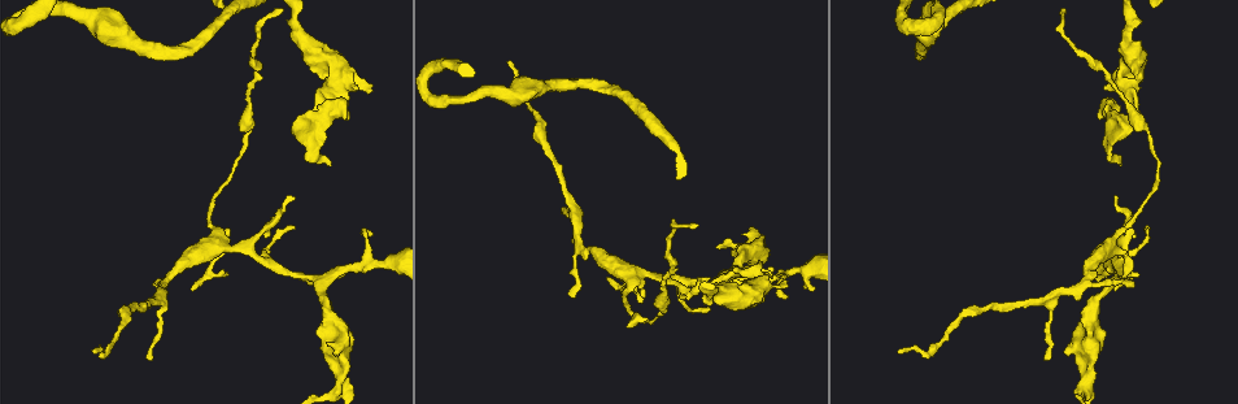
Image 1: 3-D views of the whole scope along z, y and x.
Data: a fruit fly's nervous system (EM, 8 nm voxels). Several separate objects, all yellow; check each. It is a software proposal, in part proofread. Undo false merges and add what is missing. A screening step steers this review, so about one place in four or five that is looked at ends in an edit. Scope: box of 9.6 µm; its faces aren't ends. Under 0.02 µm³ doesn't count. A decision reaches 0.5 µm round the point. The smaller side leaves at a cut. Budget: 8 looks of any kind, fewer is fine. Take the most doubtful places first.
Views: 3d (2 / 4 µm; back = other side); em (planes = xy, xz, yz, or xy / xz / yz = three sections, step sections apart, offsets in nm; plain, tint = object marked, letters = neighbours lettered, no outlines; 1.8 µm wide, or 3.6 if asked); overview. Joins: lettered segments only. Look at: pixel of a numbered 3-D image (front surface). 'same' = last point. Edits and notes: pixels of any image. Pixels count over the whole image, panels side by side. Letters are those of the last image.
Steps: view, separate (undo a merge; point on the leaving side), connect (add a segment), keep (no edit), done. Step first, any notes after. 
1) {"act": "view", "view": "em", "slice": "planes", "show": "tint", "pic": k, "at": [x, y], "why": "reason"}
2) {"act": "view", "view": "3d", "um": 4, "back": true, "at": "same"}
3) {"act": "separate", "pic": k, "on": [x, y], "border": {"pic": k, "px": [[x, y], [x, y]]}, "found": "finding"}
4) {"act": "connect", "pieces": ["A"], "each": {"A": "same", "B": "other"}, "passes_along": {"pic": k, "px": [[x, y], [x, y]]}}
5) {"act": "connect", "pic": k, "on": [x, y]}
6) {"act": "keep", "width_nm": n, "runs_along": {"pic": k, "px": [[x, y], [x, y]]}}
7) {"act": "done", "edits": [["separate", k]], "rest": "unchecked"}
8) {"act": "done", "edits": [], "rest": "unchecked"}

{"act": "view", "view": "3d", "um": 2, "pic": 1, "at": [1122, 163], "why": "free end"}

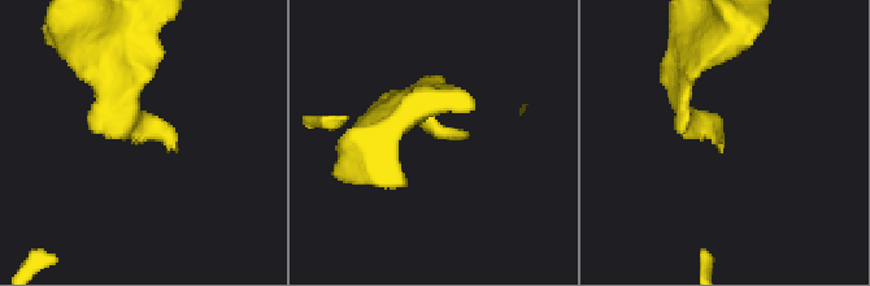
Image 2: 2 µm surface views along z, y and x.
{"act": "view", "view": "em", "slice": "planes", "show": "letters", "pic": 2, "at": [174, 148]}

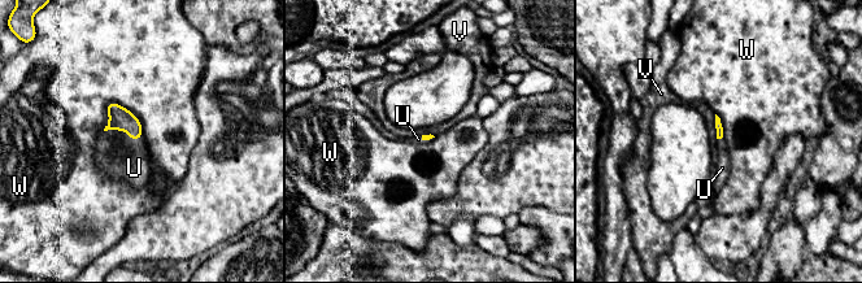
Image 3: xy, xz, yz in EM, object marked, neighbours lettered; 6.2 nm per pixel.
{"act": "connect", "pieces": ["U"], "each": {"U": "same", "V": "other", "W": "other"}, "passes_along": {"pic": 3, "px": [[120, 118], [130, 136], [134, 168]]}, "found": "the cell continues"}

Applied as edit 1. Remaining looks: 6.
{"act": "view", "view": "overview", "why": "see it whole again"}

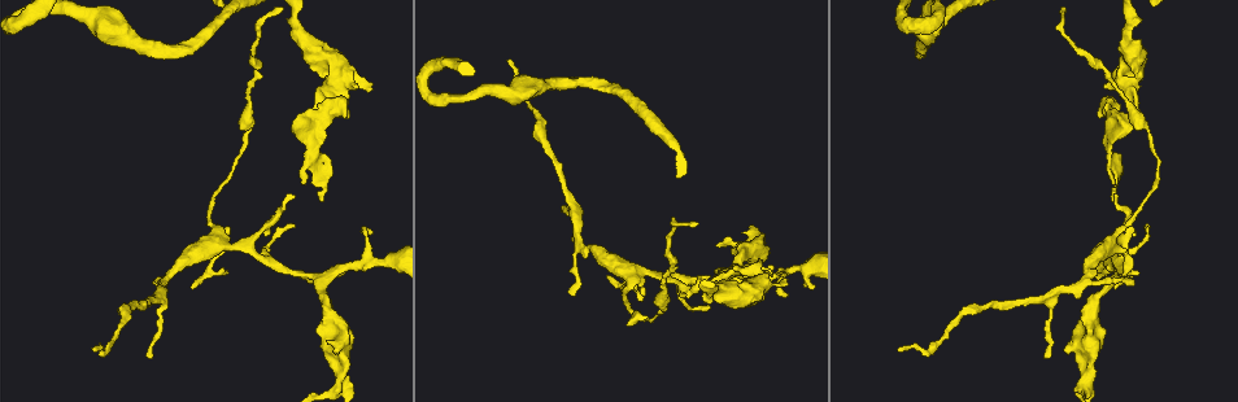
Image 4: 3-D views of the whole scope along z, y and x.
{"act": "view", "view": "em", "slice": "planes", "show": "letters", "pic": 4, "at": [1088, 385], "why": "thick turns thin"}

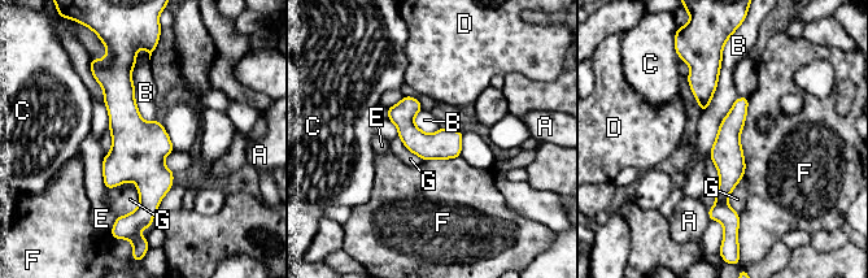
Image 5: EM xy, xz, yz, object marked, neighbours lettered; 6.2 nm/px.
{"act": "keep", "each": {"A": "other", "B": "other", "C": "other", "D": "other", "E": "other", "F": "other", "G": "other"}, "border": {"pic": 5, "px": [[136, 52], [134, 101], [152, 122]]}, "found": "one cell here"}

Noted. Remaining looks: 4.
{"act": "done", "edits": [["connect", 3]], "rest": "unchecked"}

